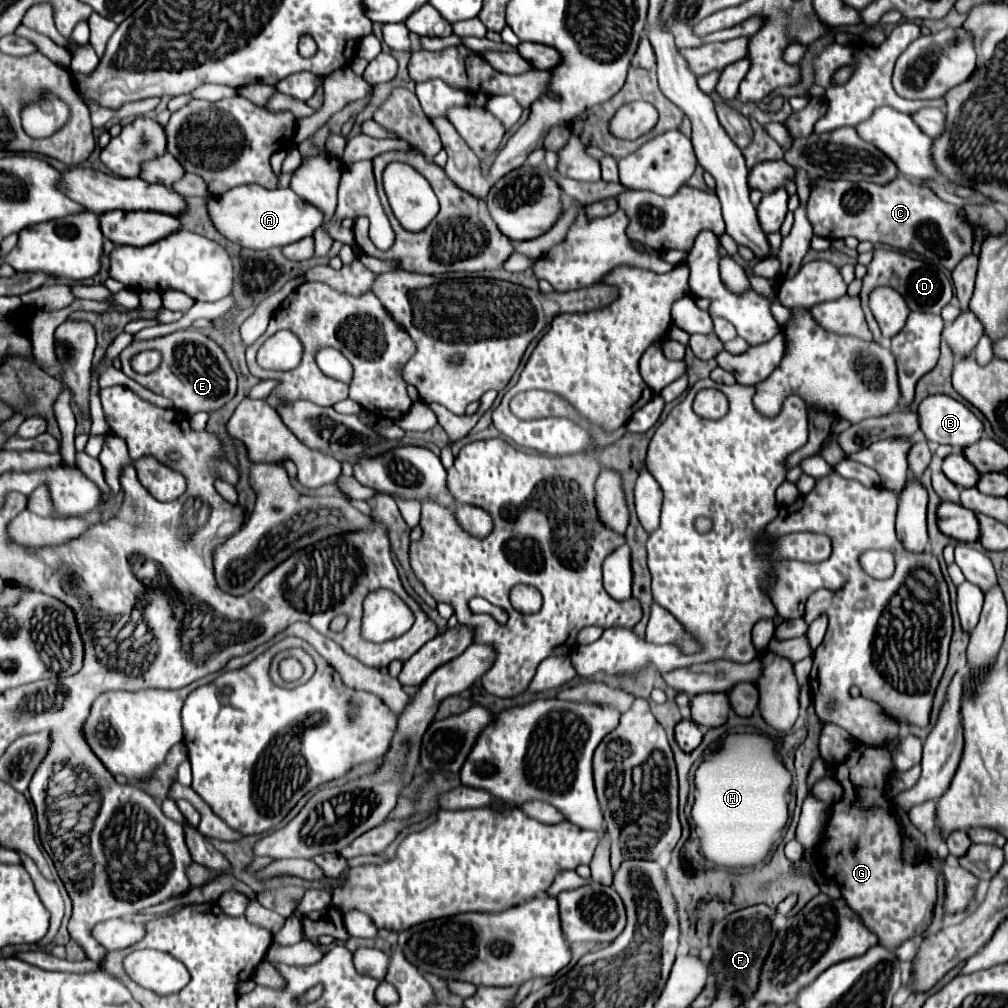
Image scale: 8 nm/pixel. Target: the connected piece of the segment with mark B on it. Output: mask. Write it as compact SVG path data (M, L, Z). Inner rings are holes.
M929 396L919 404L919 424L929 442L963 450L983 436L983 422L951 396Z

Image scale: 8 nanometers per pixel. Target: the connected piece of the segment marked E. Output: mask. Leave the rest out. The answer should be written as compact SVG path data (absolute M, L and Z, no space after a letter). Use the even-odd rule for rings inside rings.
M195 328L177 330L169 336L161 336L161 338L147 340L147 342L133 342L131 346L127 346L121 352L119 360L123 364L123 372L129 378L133 378L141 386L153 390L155 394L171 398L175 404L175 410L183 412L185 416L193 416L199 410L205 410L205 412L217 410L217 408L225 406L235 396L235 390L237 390L237 376L225 356L225 352L213 340L209 340L205 334L201 334ZM145 350L161 352L163 360L153 372L139 374L131 368L131 358Z

